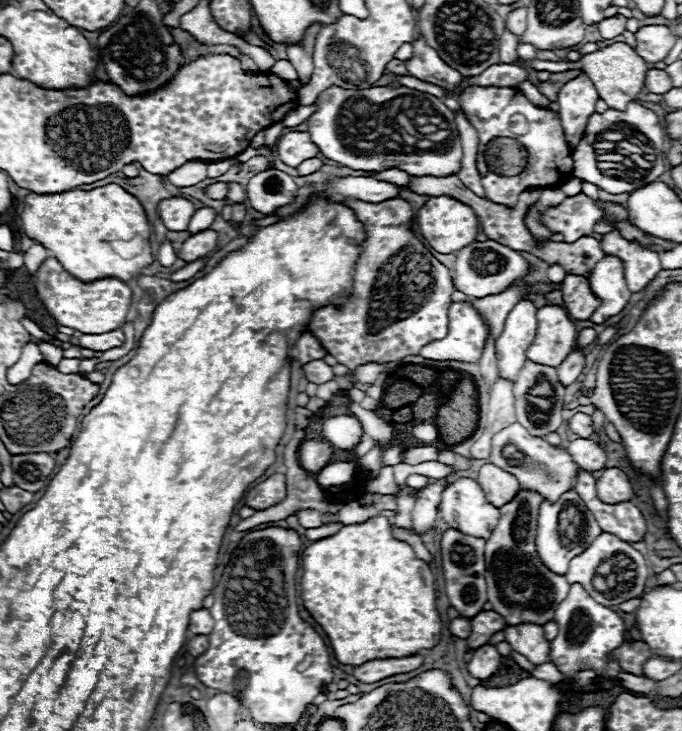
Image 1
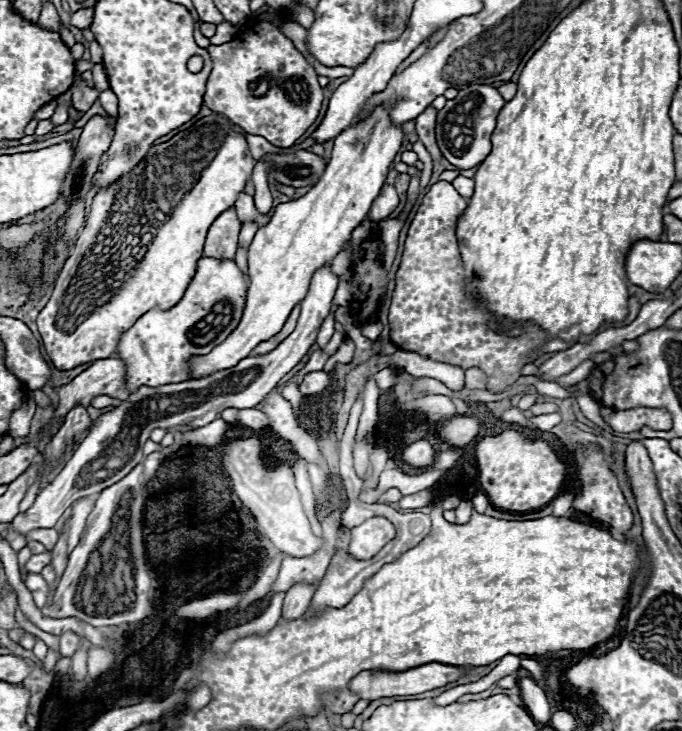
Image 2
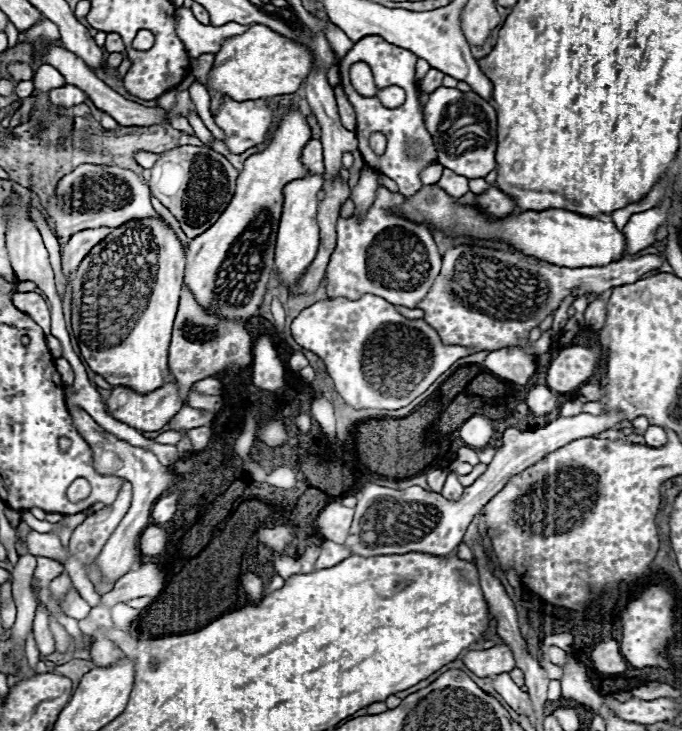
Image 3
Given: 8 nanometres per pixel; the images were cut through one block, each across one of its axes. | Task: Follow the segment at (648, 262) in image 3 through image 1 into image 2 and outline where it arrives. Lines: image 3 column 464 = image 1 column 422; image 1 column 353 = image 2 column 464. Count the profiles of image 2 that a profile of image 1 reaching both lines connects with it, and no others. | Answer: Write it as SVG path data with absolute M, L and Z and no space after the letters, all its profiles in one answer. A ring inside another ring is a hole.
M436 182L424 196L404 242L400 266L396 270L396 288L390 304L390 340L408 352L418 352L430 360L452 366L482 368L492 390L504 390L516 378L524 358L542 346L548 336L540 328L528 324L524 334L514 338L488 328L492 316L476 306L464 292L464 268L456 240L456 222L466 210L468 200L462 198L450 182Z

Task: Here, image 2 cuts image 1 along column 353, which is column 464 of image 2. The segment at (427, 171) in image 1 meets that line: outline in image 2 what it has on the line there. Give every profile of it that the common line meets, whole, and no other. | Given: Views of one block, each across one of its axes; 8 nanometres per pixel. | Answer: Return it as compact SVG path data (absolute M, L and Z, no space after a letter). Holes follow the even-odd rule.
M474 84L458 92L454 100L448 100L446 106L438 112L436 120L436 140L442 156L460 170L468 170L480 164L490 152L490 136L496 126L496 116L504 108L504 98L490 84Z

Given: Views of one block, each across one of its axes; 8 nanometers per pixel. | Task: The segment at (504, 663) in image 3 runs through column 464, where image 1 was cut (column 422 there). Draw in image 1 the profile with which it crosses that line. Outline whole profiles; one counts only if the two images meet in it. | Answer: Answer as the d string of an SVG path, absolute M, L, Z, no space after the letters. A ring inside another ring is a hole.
M412 654L412 656L404 656L404 658L388 658L388 660L370 660L362 666L356 666L354 676L360 682L372 684L372 682L384 680L394 674L412 672L412 670L420 668L422 664L424 664L424 656L420 656L420 654Z

